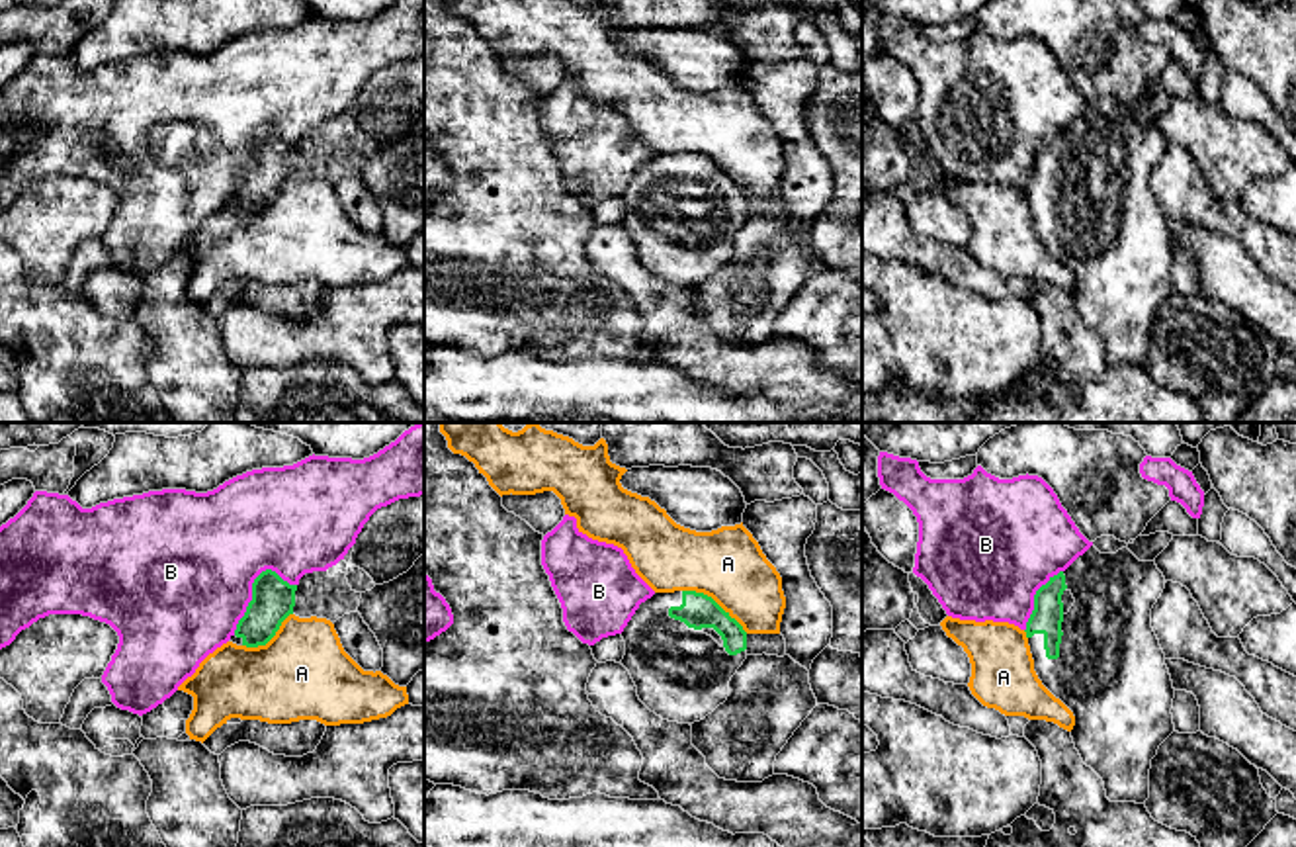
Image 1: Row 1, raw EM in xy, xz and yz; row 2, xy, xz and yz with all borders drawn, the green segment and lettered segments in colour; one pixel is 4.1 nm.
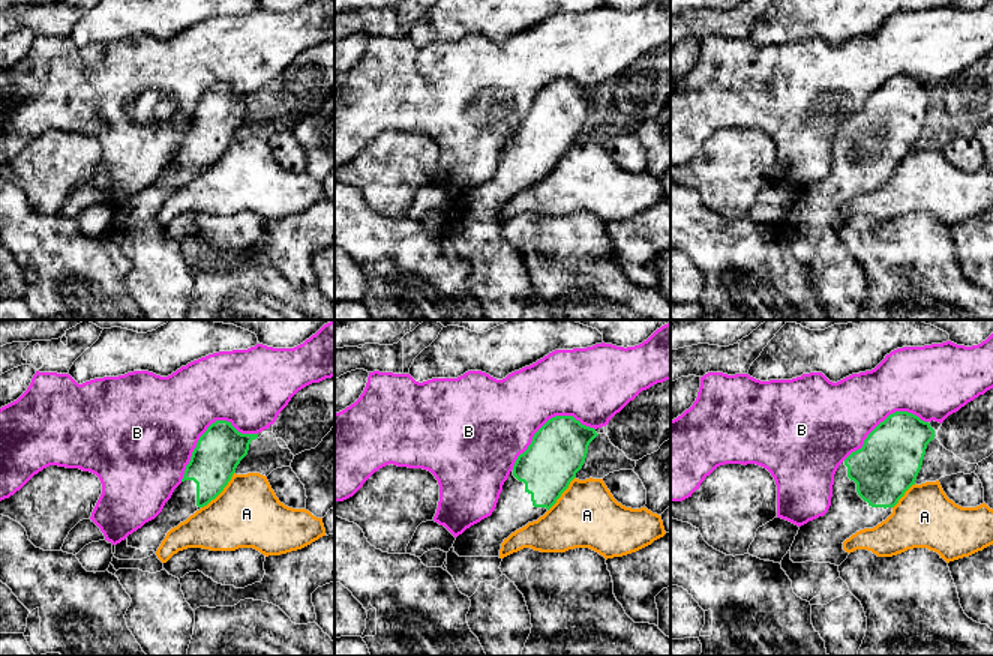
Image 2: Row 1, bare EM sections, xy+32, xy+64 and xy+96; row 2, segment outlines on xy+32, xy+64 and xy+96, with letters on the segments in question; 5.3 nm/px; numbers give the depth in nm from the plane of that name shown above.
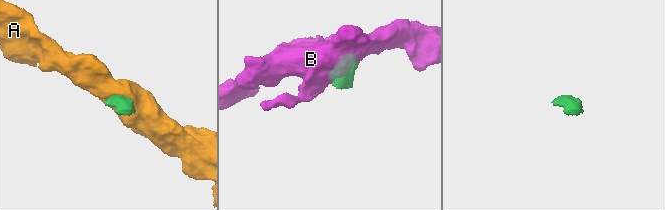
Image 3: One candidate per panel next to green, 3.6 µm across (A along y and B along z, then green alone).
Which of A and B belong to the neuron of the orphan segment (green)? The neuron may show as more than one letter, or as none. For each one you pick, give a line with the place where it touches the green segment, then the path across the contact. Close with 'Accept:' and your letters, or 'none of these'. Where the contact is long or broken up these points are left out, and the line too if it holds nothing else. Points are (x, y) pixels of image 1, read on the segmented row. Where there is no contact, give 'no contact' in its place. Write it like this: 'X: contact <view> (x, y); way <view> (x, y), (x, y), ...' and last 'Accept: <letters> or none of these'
Accept: none of these

